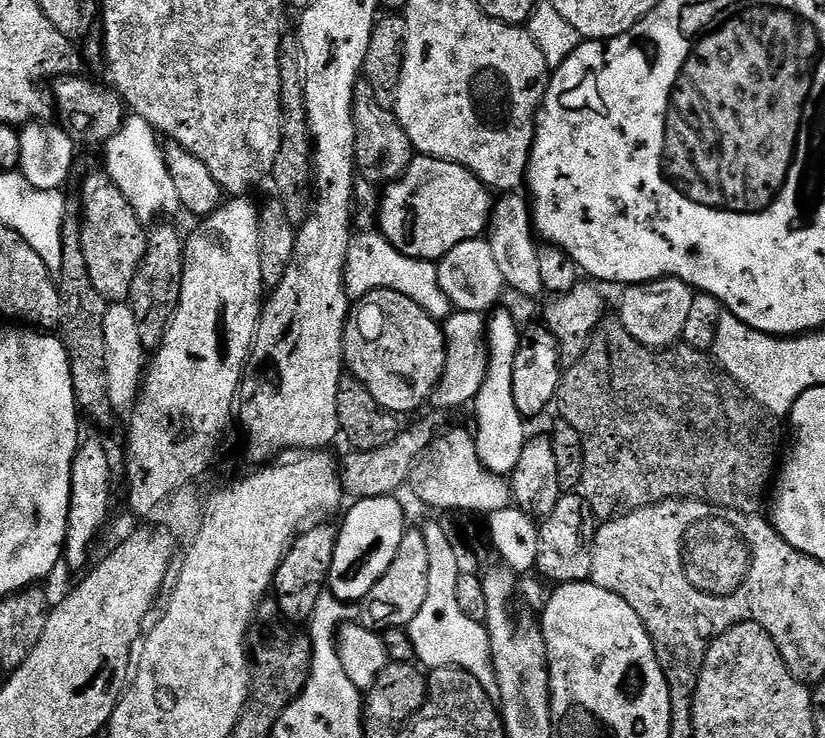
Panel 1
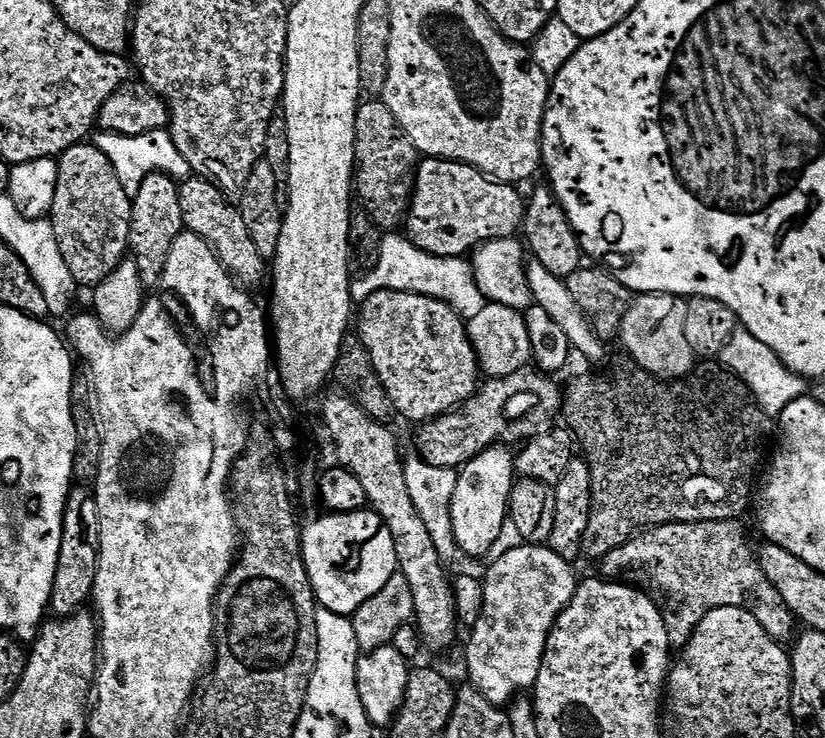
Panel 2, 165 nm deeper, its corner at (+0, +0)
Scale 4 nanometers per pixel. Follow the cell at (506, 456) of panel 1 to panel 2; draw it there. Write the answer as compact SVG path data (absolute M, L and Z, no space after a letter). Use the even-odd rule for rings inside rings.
M493 446L488 448L478 458L474 458L463 468L459 469L460 477L458 486L454 488L454 498L452 499L452 525L454 526L454 538L456 539L457 549L468 556L487 557L494 542L497 542L498 536L502 532L502 526L508 521L508 503L512 493L512 485L517 479L516 461L513 453L507 452L507 447Z

